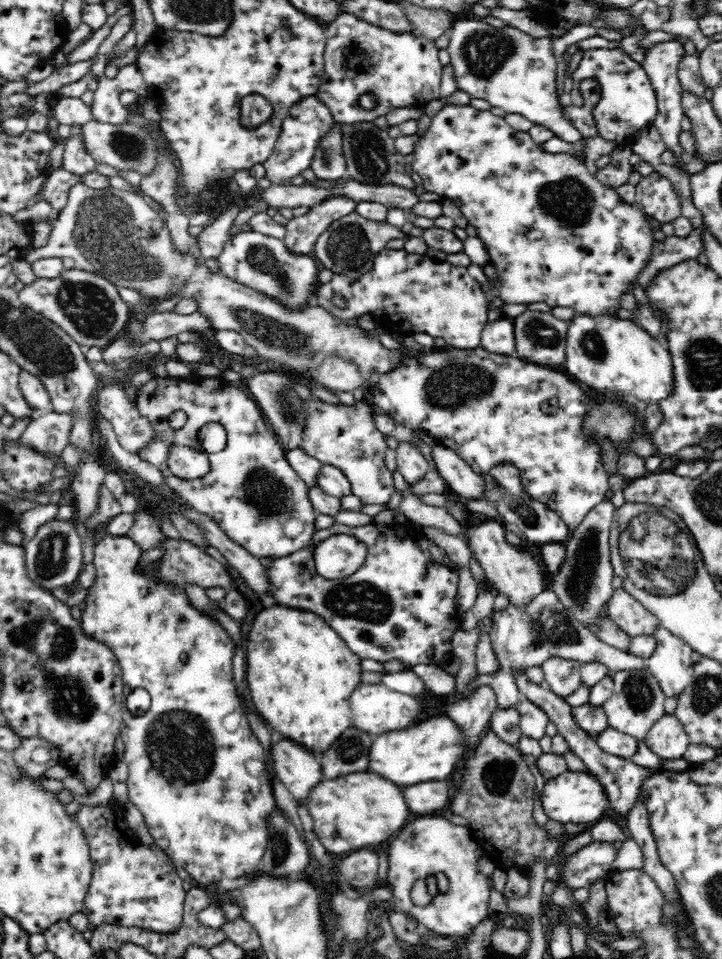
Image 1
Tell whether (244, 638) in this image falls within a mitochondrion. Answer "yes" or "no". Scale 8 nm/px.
no

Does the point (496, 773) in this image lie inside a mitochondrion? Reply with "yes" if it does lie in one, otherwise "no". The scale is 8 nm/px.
yes

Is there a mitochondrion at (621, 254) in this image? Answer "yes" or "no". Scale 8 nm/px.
no

